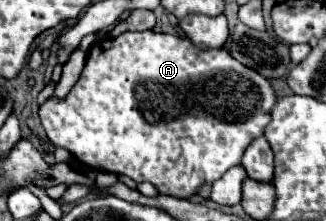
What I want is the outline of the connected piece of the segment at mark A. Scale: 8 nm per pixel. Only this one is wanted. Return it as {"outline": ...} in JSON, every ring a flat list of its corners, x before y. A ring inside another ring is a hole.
{"outline":[[127,31,119,35,117,39,103,39,97,41,89,53,87,61,83,67,81,77,77,83,71,87,67,97,59,99,57,95,51,95,41,107,39,107,39,117,41,125,49,137,49,141,55,147,67,149,73,157,77,157,85,167,97,169,97,171,111,171,117,175,127,175,137,183,149,181,153,183,159,193,171,195,171,197,181,197,187,199,191,197,203,183,213,183,217,181,225,171,229,171,235,165,241,165,241,157,249,143,257,137,263,135,265,127,271,121,271,107,277,103,277,93,271,85,271,79,263,77,255,69,239,63,227,49,197,49,187,37,177,37,177,35,167,35,167,33,155,33,155,31]]}

